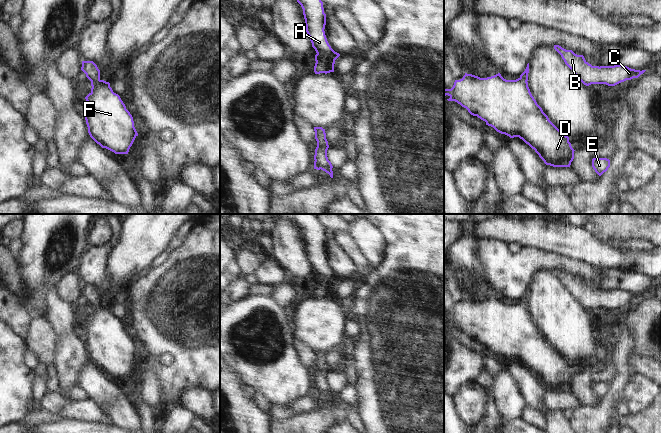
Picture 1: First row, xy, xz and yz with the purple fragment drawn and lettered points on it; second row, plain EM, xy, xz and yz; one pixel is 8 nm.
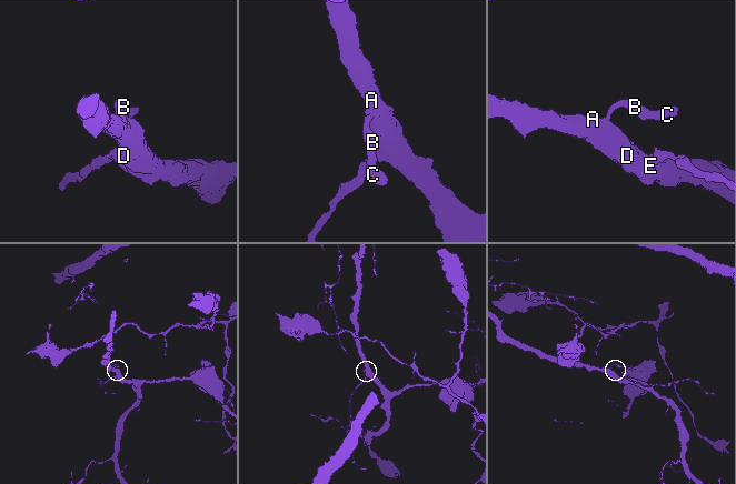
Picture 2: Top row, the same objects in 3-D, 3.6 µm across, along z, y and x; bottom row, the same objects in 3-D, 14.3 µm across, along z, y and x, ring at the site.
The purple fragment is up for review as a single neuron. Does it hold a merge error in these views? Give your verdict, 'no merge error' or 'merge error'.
no merge error

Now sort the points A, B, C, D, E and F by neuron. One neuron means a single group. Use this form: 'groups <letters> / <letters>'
groups A B C D E F

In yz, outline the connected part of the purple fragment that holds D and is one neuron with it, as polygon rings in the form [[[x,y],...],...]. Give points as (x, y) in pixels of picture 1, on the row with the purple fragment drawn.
[[[529,63],[516,80],[506,80],[500,73],[487,78],[465,73],[462,79],[455,80],[451,89],[444,89],[444,97],[448,95],[448,101],[457,102],[497,132],[510,138],[519,137],[535,150],[546,165],[570,167],[575,150],[569,142],[569,137],[549,120],[532,96],[527,82],[528,73]]]

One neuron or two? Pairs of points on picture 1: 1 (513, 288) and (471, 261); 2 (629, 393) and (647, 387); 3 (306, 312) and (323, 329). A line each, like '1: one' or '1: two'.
1: two
2: one
3: one

